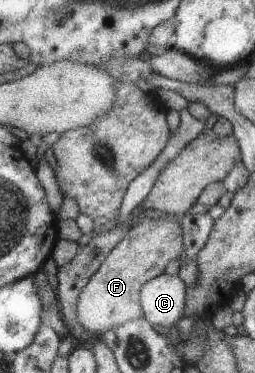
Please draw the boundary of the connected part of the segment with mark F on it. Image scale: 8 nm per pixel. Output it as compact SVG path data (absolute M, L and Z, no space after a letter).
M163 217L156 218L156 220L148 219L146 222L138 224L136 228L132 228L132 232L128 232L124 236L124 240L112 250L112 254L106 258L106 262L92 276L80 295L77 315L84 328L100 338L108 330L112 330L116 326L124 326L130 320L138 320L138 318L144 320L145 314L141 303L141 291L150 280L166 272L166 266L172 260L180 259L185 251L183 234L183 223L178 222L178 217L170 218L170 221L168 221L168 218Z

